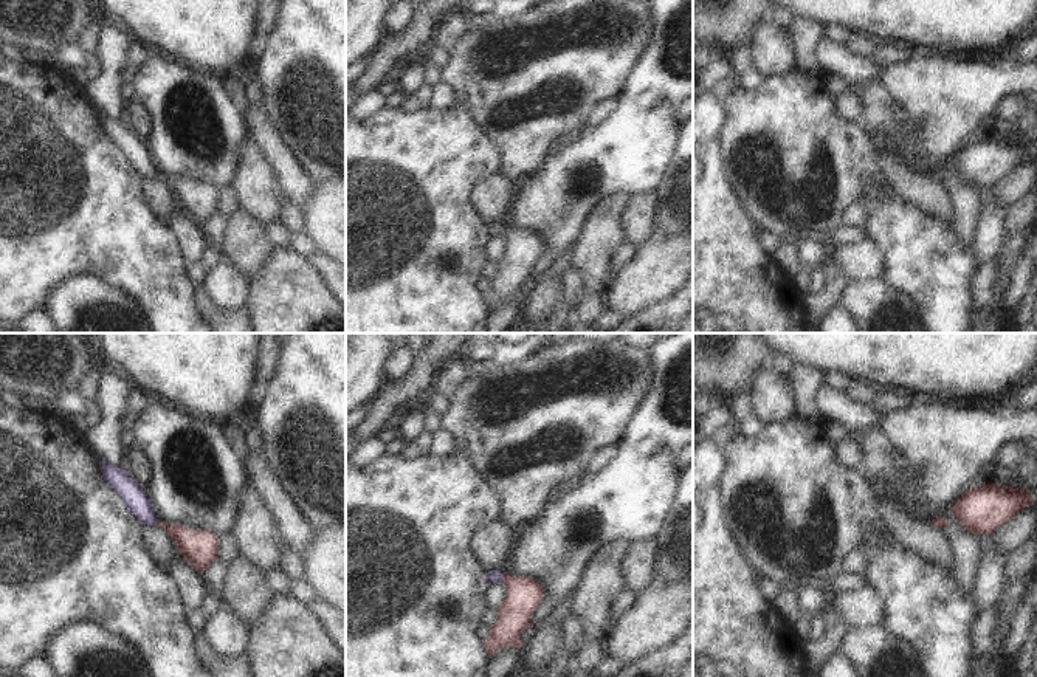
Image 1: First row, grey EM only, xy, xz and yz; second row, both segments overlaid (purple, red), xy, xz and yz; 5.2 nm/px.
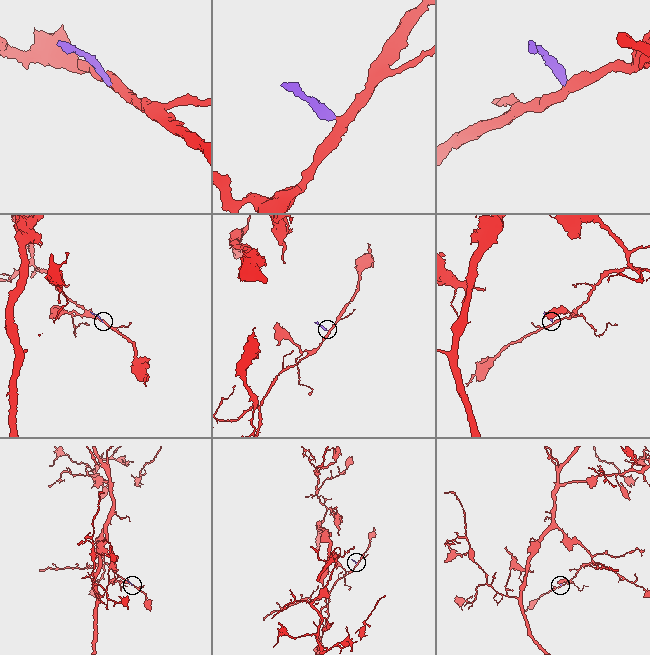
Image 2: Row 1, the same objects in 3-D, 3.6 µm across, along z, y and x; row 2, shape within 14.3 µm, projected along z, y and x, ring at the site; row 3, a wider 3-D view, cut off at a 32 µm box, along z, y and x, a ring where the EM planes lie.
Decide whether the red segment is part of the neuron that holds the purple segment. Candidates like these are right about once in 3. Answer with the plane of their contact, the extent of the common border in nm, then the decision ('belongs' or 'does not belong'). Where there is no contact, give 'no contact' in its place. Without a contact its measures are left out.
contact in xz; length 50 nm; belongs

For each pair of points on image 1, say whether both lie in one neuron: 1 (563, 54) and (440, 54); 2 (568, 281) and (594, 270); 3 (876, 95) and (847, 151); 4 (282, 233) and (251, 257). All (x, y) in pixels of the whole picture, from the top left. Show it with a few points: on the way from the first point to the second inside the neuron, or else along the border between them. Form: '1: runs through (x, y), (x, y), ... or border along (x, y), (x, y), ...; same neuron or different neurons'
1: border along (448, 51), (442, 68); different neurons
2: border along (569, 268), (580, 273), (582, 285); different neurons
3: border along (862, 123), (870, 129); different neurons
4: border along (264, 228), (273, 247); different neurons

